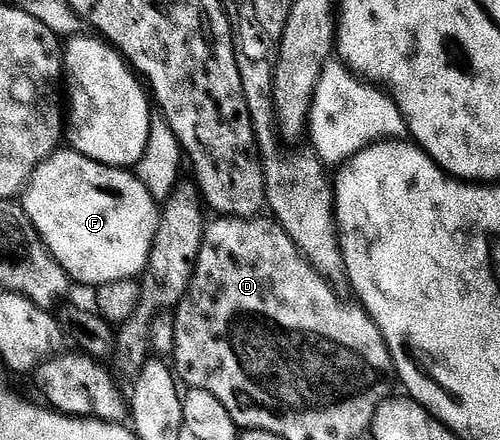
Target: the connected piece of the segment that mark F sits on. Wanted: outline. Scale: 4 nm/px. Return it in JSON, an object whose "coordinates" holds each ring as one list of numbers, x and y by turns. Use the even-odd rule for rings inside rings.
{"coordinates":[[58,149,33,170,23,192,23,206,50,255,59,261,74,284,86,283,90,289,96,289,111,281,137,279,149,263,157,232,159,204,132,170,96,163,72,149]]}

